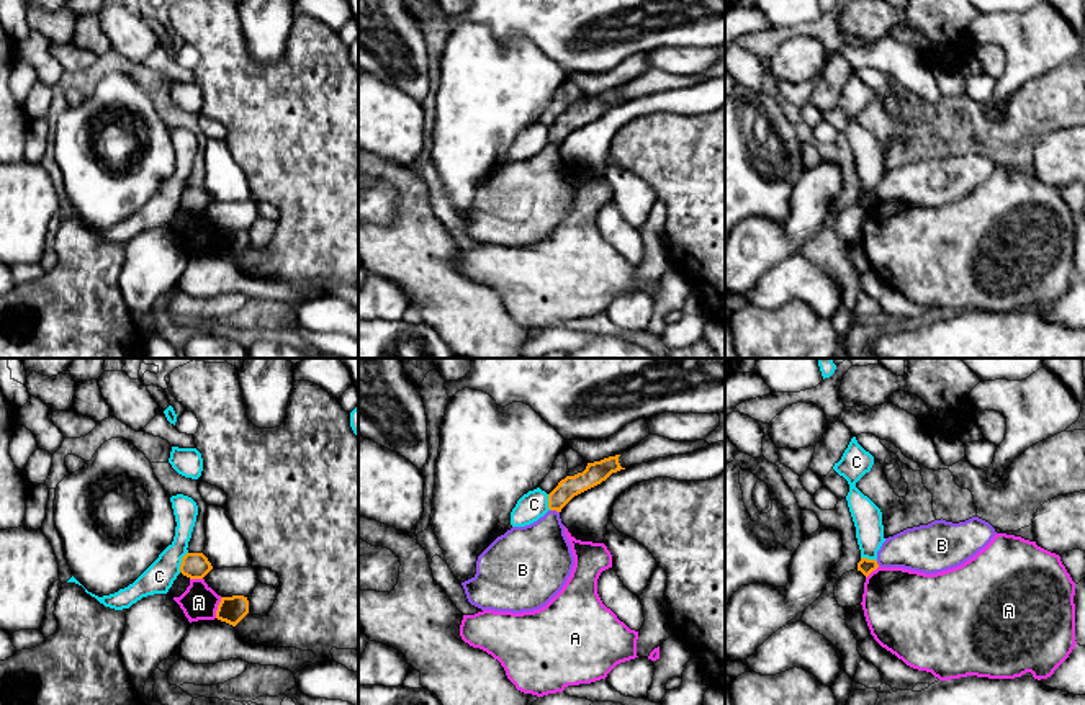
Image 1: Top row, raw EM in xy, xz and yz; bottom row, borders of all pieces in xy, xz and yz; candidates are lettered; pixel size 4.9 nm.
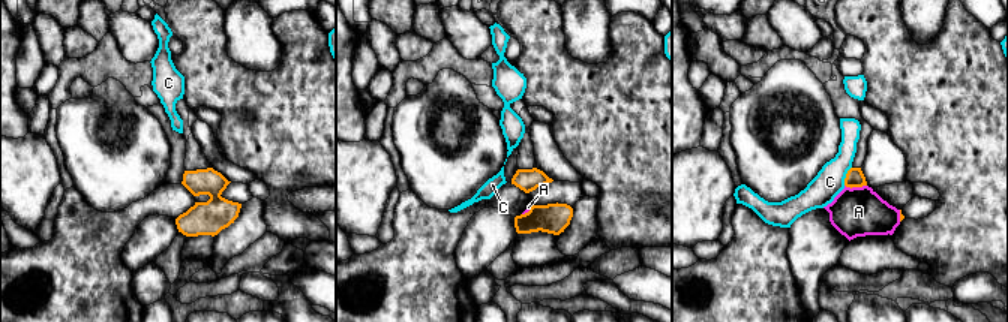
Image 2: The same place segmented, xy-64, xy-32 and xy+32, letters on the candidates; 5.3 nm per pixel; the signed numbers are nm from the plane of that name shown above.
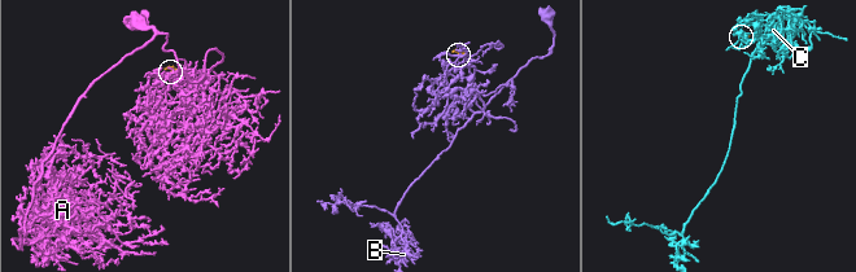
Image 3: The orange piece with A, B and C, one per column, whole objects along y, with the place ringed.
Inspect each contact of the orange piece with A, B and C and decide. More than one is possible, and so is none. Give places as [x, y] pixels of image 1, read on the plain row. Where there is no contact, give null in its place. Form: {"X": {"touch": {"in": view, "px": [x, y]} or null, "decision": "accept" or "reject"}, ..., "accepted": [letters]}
{"A": {"touch": {"in": "xy", "px": [218, 241]}, "decision": "reject"}, "B": {"touch": {"in": "xz", "px": [555, 143]}, "decision": "reject"}, "C": {"touch": {"in": "xy", "px": [182, 195]}, "decision": "reject"}, "accepted": []}

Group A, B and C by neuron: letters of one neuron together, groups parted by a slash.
A / B / C

